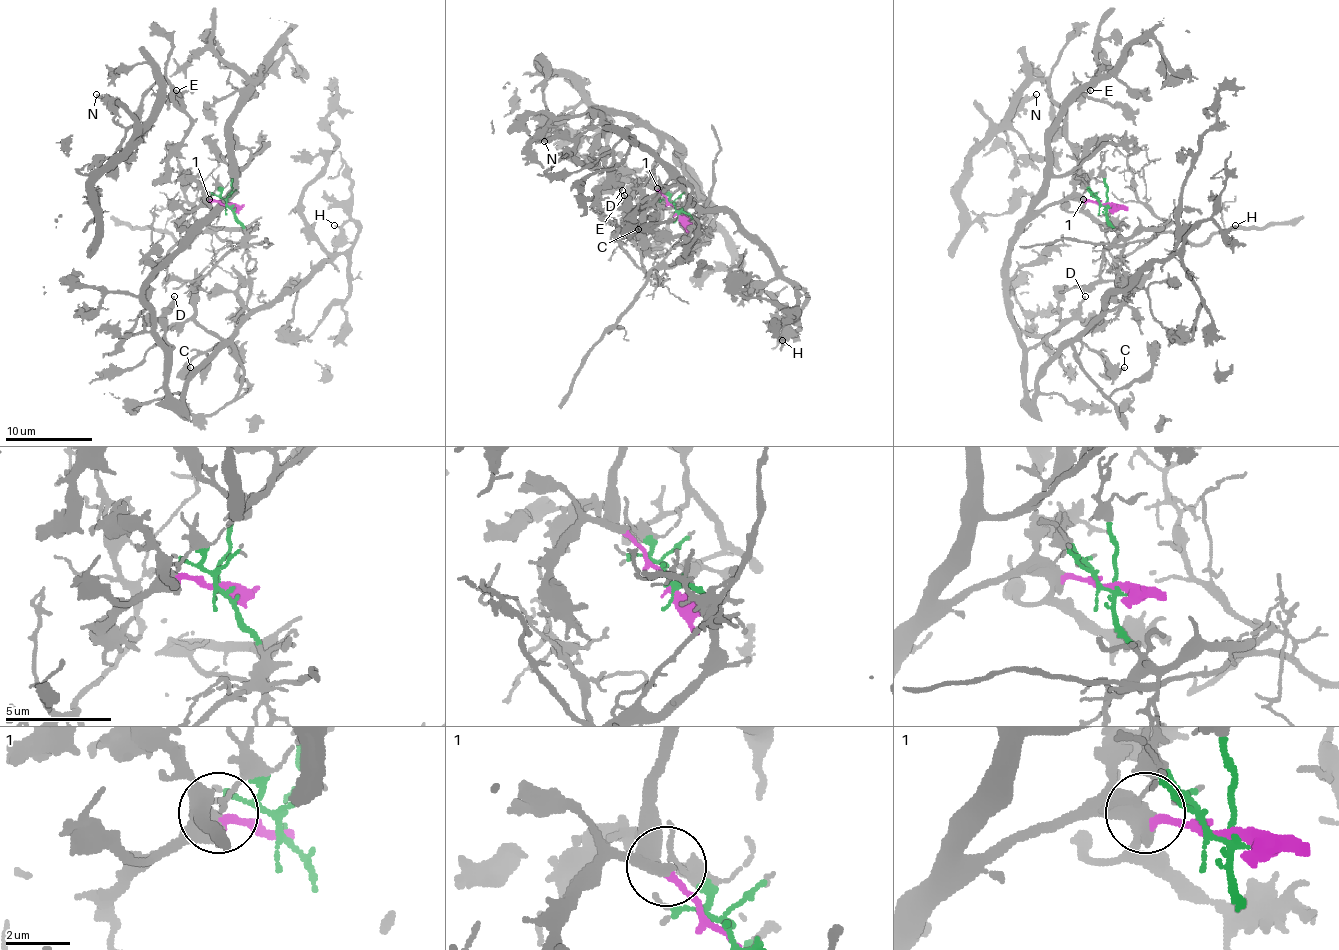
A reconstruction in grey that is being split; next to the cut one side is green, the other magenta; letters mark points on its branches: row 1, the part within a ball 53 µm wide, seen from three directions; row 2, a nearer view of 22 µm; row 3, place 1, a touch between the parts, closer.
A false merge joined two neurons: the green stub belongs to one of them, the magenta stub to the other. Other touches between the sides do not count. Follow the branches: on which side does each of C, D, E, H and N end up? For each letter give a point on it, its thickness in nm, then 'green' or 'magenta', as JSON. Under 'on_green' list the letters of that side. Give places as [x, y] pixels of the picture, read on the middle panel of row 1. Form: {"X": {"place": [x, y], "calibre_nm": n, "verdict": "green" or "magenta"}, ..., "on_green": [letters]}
{"C": {"place": [638, 229], "calibre_nm": 340, "verdict": "magenta"}, "D": {"place": [622, 190], "calibre_nm": 170, "verdict": "magenta"}, "E": {"place": [624, 195], "calibre_nm": 140, "verdict": "magenta"}, "H": {"place": [782, 340], "calibre_nm": 140, "verdict": "magenta"}, "N": {"place": [544, 141], "calibre_nm": 200, "verdict": "magenta"}, "on_green": []}

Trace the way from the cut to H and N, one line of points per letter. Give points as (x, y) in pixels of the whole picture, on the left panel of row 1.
H: (229, 205), (205, 199), (211, 218), (148, 284), (177, 399), (255, 310), (342, 253), (358, 227), (334, 225)
N: (229, 205), (170, 179), (168, 153), (190, 118), (168, 83), (137, 126), (120, 126), (96, 94)

